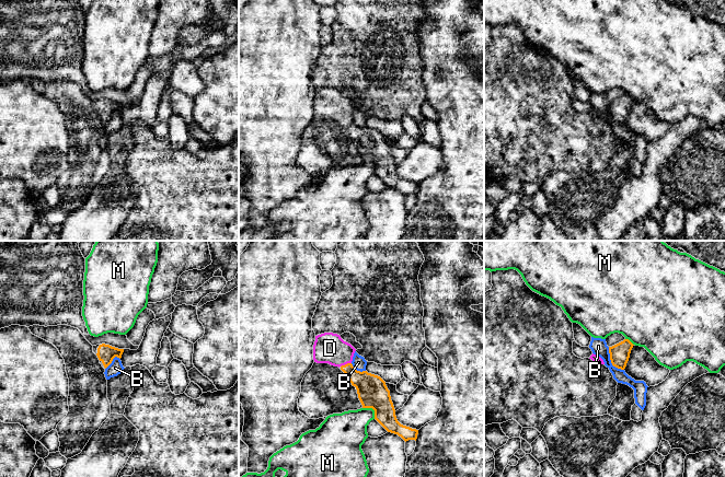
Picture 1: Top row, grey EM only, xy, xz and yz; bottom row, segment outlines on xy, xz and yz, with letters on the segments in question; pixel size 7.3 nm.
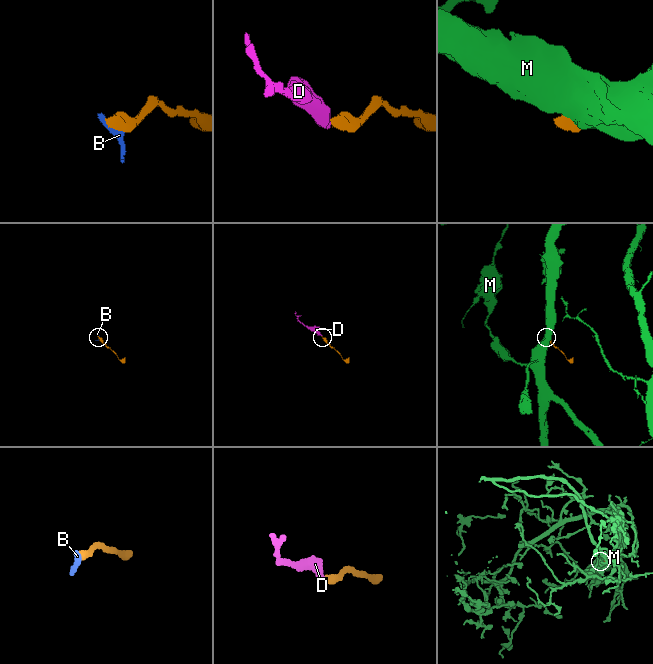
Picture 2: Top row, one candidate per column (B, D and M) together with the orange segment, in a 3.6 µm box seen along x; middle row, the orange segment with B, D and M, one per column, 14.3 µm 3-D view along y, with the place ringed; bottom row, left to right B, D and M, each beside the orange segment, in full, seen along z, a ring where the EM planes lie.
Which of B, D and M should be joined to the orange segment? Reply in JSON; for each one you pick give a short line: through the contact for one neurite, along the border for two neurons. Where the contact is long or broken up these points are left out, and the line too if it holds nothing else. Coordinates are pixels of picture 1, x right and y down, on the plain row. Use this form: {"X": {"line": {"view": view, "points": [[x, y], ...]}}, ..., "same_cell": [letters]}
{"D": {"line": {"view": "xz", "points": [[370, 142], [359, 135], [345, 119], [330, 103]]}}, "same_cell": ["D"]}

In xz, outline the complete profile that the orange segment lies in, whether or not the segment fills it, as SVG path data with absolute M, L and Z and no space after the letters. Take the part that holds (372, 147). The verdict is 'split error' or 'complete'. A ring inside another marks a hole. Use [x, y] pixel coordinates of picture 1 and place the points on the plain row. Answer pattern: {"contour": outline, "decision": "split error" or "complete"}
{"contour": "M324 88L315 91L313 115L338 121L356 142L362 163L372 163L375 174L388 186L401 191L405 197L417 194L418 185L401 179L395 171L390 146L378 130L357 126L353 119L356 104L344 96L340 90Z", "decision": "split error"}

